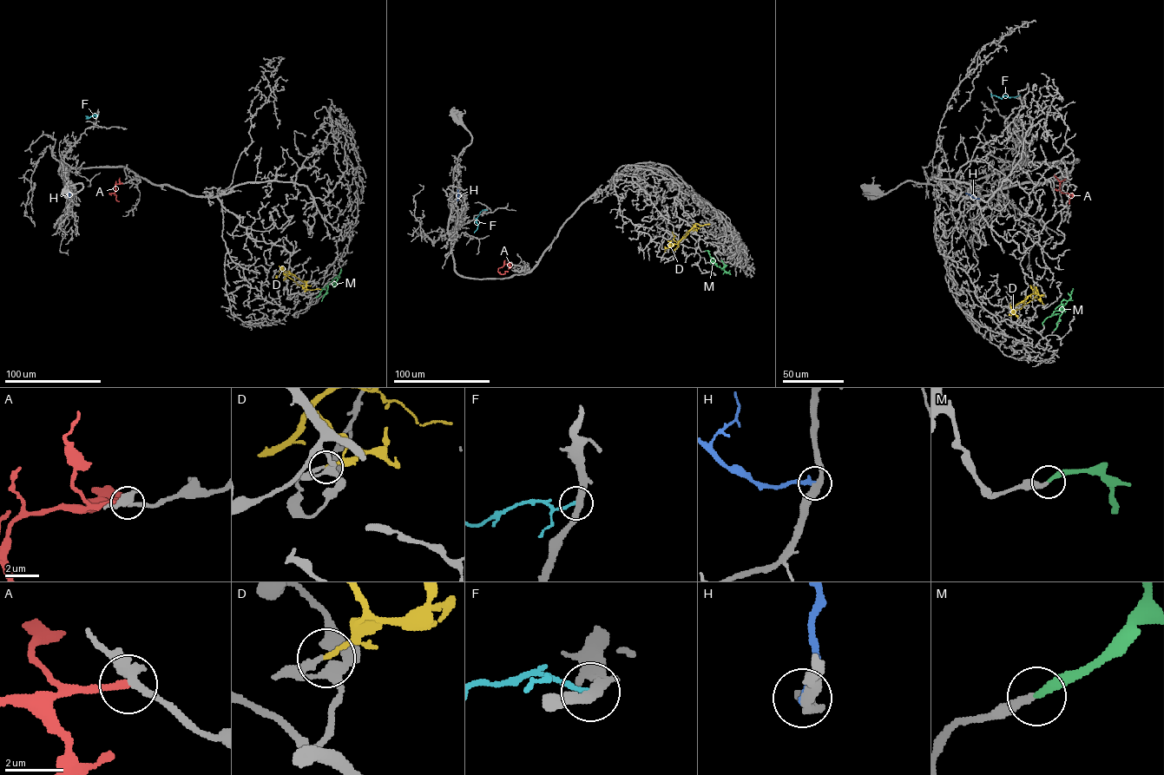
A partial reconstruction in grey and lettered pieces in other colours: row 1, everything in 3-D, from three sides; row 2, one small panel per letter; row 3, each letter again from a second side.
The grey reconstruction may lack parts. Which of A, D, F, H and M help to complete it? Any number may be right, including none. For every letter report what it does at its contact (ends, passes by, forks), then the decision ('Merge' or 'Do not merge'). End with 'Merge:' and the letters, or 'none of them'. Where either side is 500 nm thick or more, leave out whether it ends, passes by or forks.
A: It ends there. Merge
D: It ends there. Do not merge
F: It ends there. Do not merge
H: It ends there. Do not merge
M: It ends there. Merge
Merge: A, M

